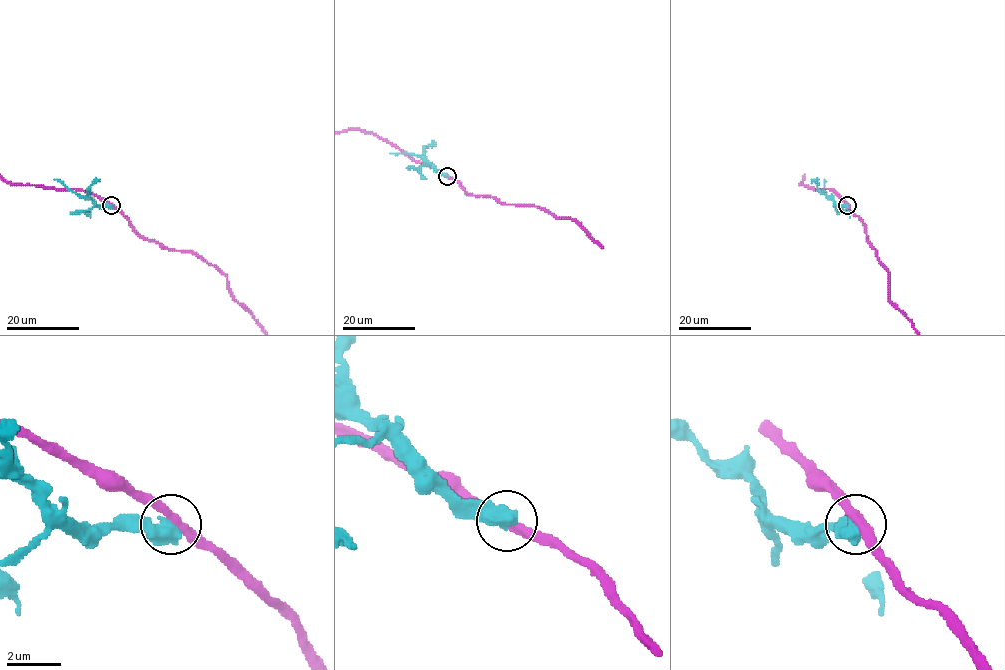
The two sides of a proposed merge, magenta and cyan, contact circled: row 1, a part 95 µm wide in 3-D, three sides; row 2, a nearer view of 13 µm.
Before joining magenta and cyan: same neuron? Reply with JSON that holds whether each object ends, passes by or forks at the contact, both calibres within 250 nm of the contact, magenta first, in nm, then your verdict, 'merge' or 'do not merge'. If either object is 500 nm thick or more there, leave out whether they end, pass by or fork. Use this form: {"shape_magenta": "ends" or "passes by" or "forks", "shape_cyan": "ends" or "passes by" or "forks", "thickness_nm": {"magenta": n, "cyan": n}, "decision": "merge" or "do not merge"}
{"thickness_nm": {"magenta": 320, "cyan": 700}, "decision": "do not merge"}

